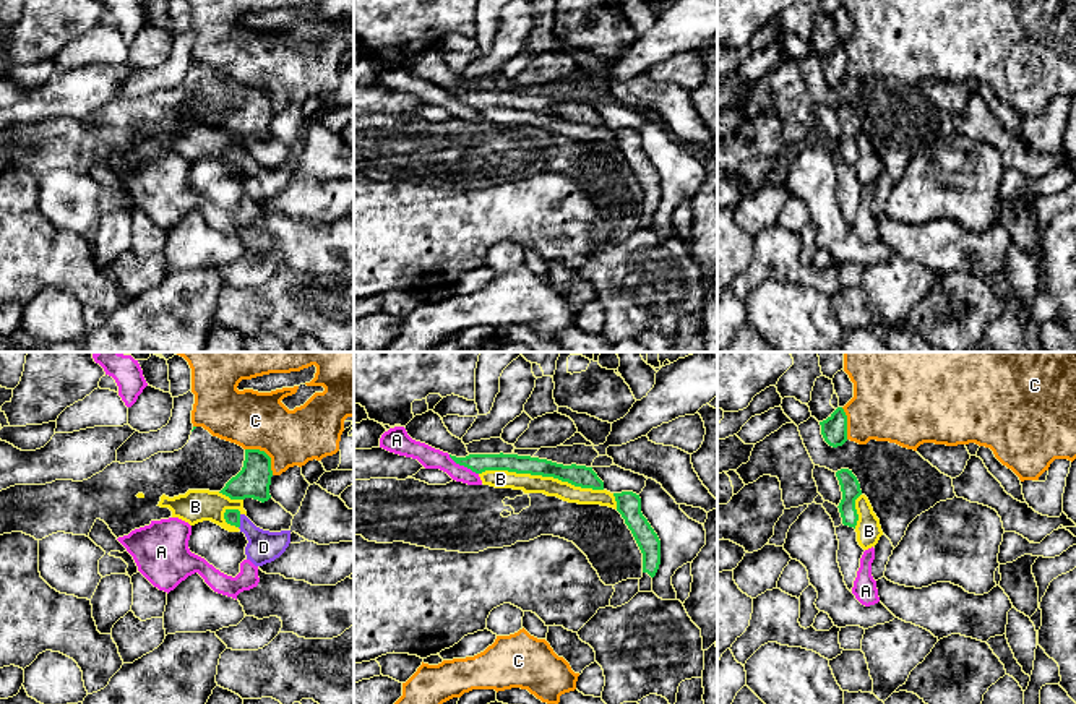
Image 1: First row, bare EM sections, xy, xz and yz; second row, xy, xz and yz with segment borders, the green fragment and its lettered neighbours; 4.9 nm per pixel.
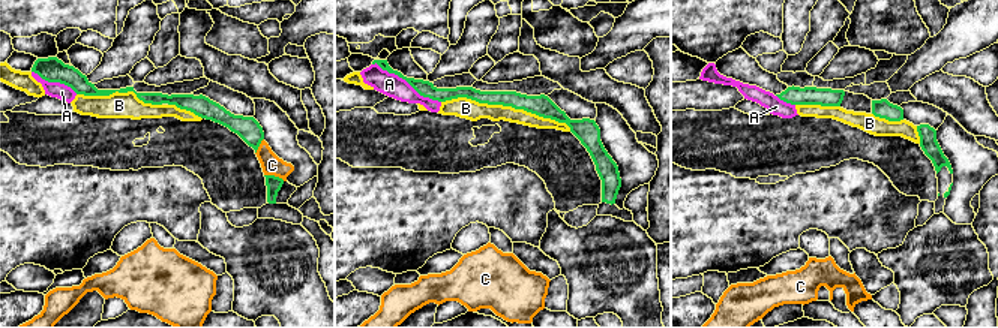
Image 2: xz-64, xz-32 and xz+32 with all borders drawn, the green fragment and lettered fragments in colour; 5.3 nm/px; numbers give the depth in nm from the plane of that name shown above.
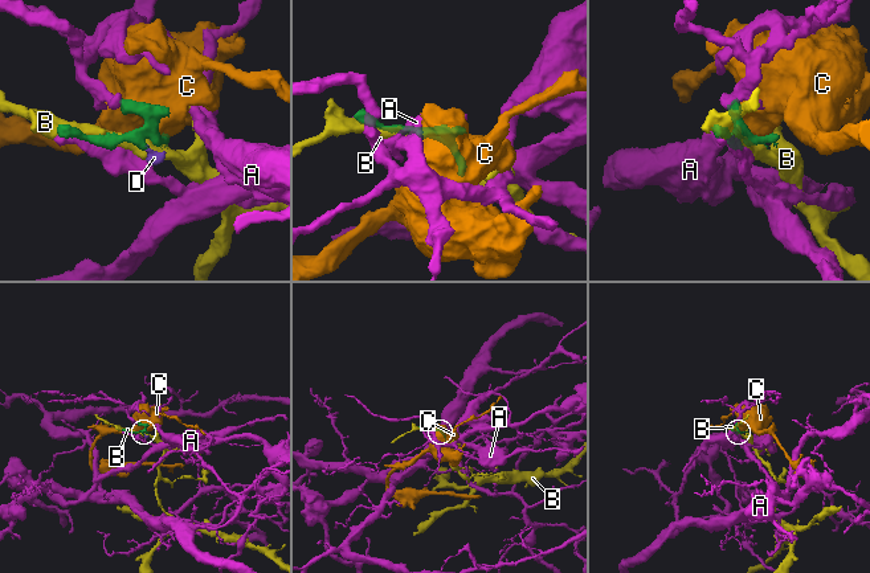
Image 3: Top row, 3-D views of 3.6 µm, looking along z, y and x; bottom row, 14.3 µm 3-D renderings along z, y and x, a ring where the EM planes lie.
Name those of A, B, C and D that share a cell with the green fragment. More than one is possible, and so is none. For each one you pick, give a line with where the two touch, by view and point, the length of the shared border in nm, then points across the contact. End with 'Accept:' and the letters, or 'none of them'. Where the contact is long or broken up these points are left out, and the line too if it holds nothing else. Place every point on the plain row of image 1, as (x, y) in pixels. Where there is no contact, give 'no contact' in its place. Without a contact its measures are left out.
D: xy (239, 158) | 70 nm | across xy (232, 153), (239, 158), (263, 184)
Accept: D

